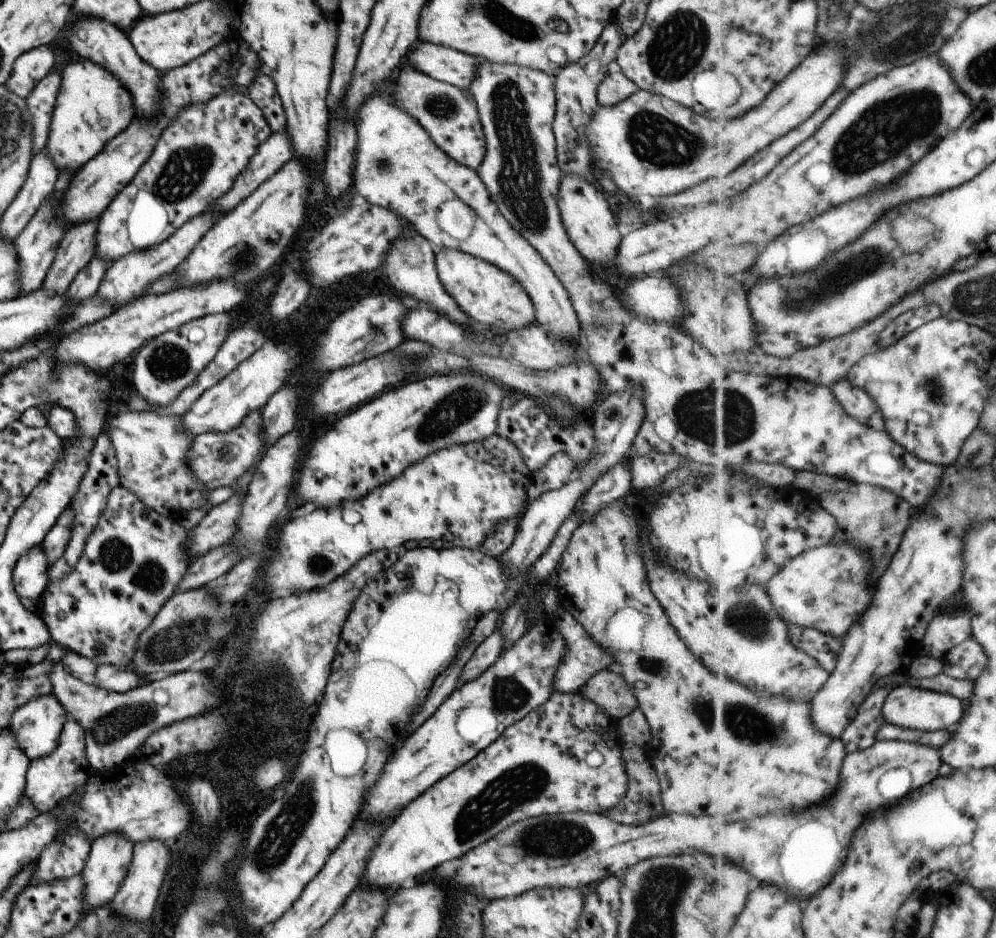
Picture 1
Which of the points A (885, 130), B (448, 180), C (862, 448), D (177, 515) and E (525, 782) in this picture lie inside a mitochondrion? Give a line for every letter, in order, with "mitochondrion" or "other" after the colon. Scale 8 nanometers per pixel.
A: mitochondrion
B: other
C: other
D: other
E: mitochondrion

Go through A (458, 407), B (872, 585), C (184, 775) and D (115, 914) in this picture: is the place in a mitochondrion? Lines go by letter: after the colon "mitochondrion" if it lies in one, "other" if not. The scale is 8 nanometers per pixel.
A: mitochondrion
B: other
C: other
D: other

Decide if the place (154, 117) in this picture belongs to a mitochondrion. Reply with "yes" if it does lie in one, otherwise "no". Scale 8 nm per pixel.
no

